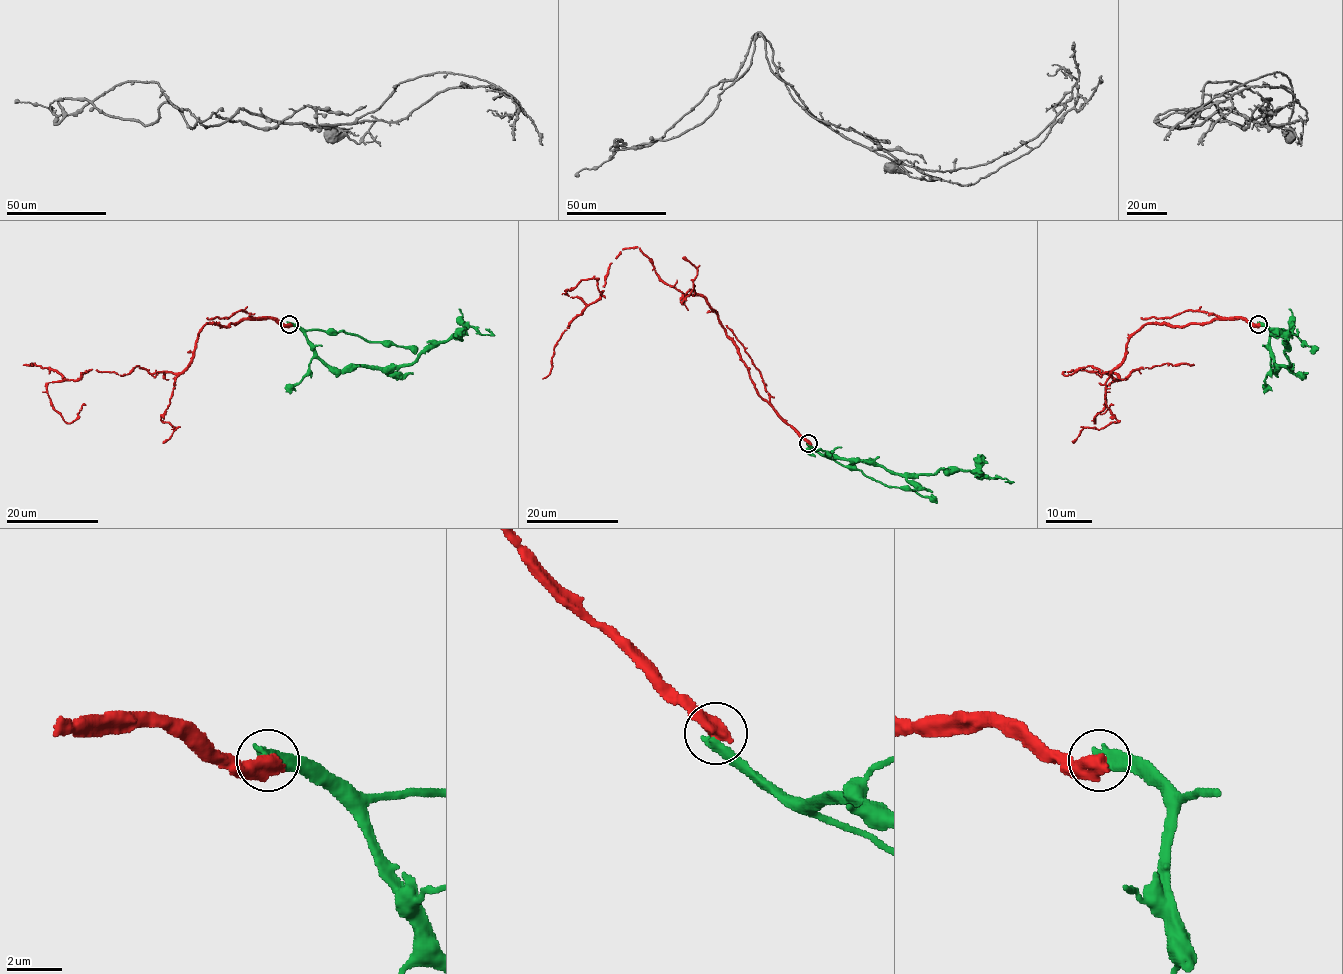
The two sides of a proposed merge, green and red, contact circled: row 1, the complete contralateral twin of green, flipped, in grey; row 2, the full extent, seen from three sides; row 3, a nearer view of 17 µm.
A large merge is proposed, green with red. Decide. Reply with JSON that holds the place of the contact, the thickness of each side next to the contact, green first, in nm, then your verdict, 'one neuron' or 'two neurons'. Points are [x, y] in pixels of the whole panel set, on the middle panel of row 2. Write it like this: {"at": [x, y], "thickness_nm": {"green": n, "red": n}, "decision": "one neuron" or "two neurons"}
{"at": [808, 443], "thickness_nm": {"green": 440, "red": 600}, "decision": "two neurons"}

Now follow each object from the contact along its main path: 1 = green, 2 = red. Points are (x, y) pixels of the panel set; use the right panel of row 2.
1: (1259, 323), (1270, 332), (1270, 354), (1277, 370), (1290, 367), (1286, 333), (1293, 327), (1296, 335), (1296, 329)
2: (1259, 324), (1144, 324), (1111, 372), (1064, 371), (1120, 379), (1107, 385), (1094, 423), (1113, 405)

